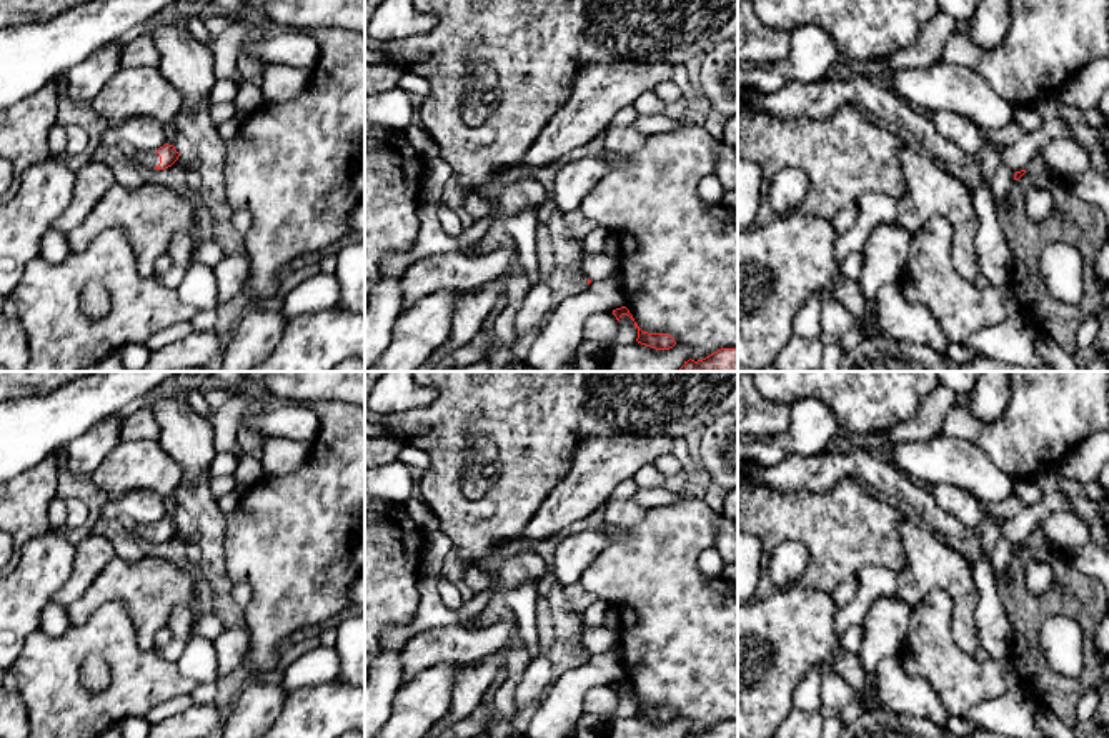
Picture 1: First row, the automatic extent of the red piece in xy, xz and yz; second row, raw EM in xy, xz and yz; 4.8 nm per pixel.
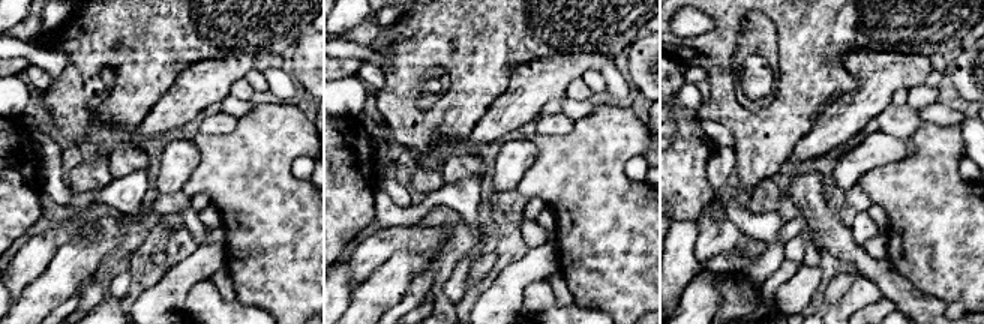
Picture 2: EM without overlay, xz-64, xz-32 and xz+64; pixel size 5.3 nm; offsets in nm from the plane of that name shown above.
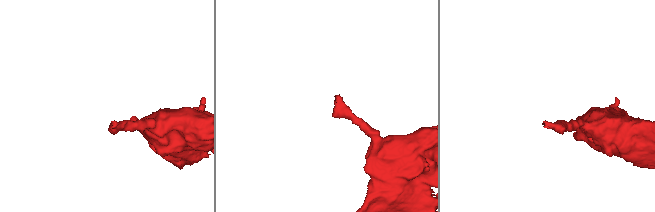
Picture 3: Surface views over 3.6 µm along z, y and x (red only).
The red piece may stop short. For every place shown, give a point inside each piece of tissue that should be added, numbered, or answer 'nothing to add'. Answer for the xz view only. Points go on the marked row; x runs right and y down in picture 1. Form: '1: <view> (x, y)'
nothing to add

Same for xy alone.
1: xy (150, 159)

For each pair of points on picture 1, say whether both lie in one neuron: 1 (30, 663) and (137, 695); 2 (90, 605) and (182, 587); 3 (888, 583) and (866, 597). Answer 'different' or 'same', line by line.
1: same
2: same
3: same

